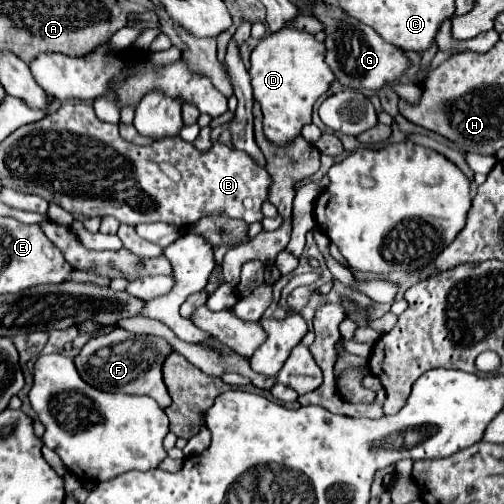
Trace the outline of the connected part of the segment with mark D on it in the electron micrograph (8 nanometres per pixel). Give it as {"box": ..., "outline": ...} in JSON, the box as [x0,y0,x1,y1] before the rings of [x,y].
{"box":[251,29,333,147],"outline":[[[281,29],[261,39],[251,53],[251,85],[255,101],[263,111],[263,133],[267,141],[285,147],[301,135],[301,129],[311,123],[311,109],[319,95],[323,95],[333,73],[325,65],[325,45],[315,41],[313,35],[297,29]]]}

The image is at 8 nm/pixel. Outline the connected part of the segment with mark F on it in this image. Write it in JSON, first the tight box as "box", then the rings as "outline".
{"box":[75,327,173,409],"outline":[[[115,327],[111,331],[101,331],[93,335],[79,355],[75,357],[75,367],[83,381],[97,389],[105,391],[121,391],[121,393],[133,393],[133,395],[149,395],[153,397],[161,409],[171,405],[171,397],[167,393],[167,387],[163,383],[163,363],[167,355],[173,351],[173,347],[157,335],[135,335],[127,329]]]}

